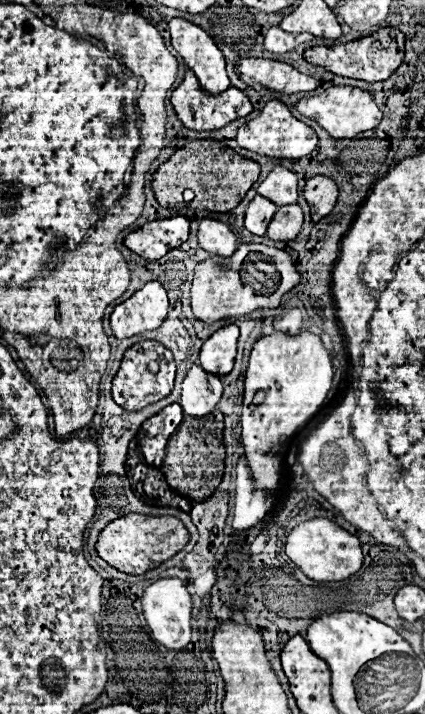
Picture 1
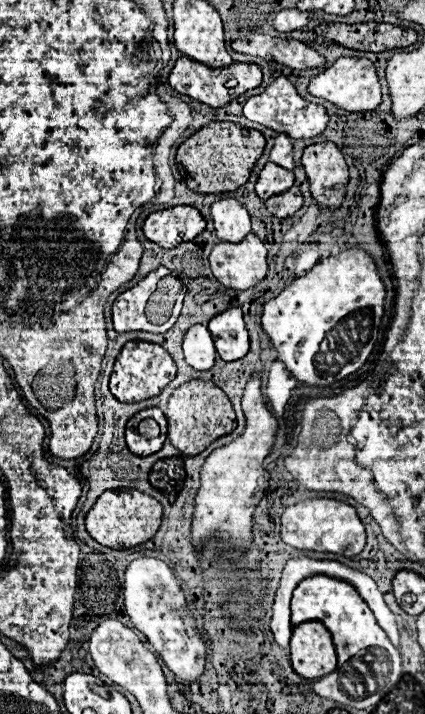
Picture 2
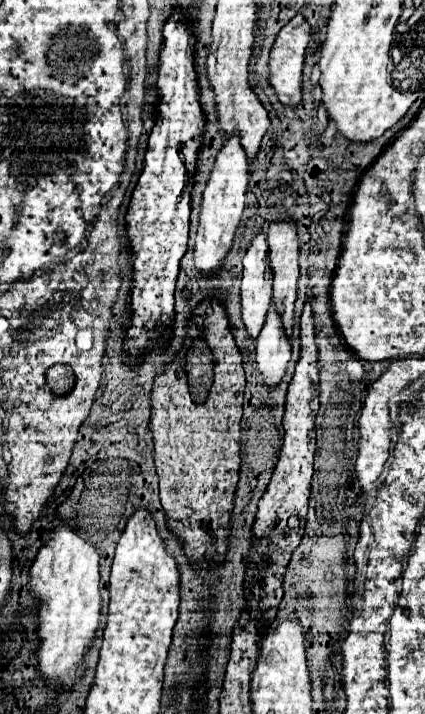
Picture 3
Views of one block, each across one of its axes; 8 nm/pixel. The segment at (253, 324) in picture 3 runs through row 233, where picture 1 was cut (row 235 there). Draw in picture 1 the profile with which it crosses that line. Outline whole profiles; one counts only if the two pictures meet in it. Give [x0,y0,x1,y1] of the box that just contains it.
[246,196,278,236]

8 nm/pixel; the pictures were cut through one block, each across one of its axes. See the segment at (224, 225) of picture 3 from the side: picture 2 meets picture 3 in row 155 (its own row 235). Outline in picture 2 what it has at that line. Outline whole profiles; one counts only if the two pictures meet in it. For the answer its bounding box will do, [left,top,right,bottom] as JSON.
[212,198,252,242]

